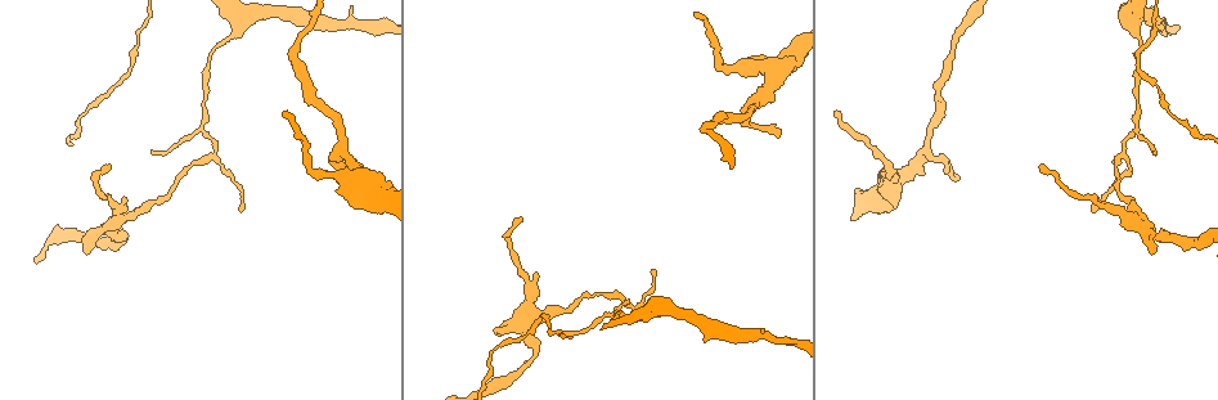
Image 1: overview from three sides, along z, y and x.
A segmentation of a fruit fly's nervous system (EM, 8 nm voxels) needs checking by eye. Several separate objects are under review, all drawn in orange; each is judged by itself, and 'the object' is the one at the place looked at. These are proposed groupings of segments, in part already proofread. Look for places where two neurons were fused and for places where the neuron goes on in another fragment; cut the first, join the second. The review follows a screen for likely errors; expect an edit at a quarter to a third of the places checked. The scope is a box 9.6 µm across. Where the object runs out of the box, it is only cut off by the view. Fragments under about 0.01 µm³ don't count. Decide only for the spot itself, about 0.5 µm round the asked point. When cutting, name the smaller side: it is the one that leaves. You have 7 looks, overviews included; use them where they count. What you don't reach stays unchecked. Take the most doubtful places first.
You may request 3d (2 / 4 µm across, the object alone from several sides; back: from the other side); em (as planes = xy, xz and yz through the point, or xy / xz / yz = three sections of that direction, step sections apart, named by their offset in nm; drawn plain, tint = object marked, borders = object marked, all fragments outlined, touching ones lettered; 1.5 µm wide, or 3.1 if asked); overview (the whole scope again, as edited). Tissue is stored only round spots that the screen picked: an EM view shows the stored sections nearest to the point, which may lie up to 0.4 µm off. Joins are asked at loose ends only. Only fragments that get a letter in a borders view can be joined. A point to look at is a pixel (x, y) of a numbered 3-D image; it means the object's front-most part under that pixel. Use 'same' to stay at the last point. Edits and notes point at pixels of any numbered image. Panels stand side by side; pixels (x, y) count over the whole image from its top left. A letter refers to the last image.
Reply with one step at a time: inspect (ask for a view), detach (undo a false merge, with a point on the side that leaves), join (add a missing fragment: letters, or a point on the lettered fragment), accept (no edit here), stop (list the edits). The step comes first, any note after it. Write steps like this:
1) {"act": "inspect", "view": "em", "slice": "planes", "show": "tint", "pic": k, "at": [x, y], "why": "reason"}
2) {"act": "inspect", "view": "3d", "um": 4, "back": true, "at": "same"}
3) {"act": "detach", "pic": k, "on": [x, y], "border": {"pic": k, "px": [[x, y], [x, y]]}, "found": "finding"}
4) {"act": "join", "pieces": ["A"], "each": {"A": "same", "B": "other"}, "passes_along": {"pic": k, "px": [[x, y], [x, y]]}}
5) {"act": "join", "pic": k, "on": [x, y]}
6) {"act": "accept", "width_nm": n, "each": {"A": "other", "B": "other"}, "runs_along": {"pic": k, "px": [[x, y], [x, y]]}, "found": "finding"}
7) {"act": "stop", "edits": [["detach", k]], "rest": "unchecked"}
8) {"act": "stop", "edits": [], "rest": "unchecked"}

{"act": "inspect", "view": "3d", "um": 4, "pic": 1, "at": [1152, 252], "why": "branch stops here"}

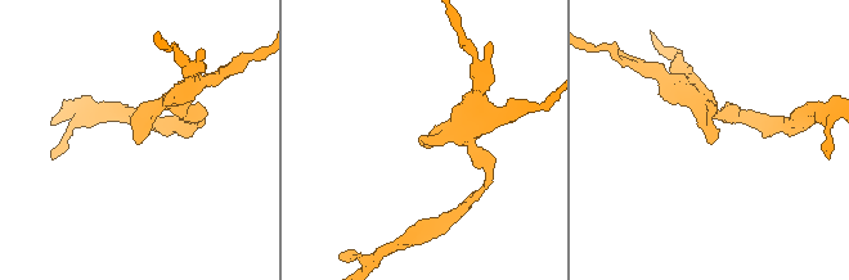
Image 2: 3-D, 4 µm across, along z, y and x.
{"act": "inspect", "view": "em", "slice": "planes", "show": "borders", "pic": 2, "at": [421, 141]}

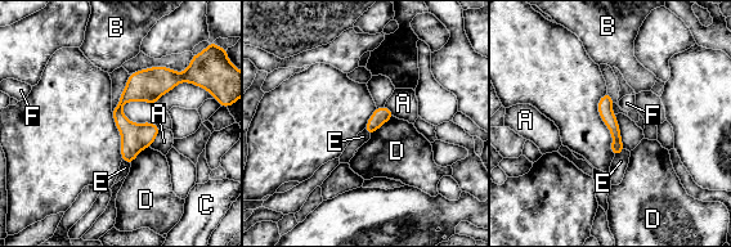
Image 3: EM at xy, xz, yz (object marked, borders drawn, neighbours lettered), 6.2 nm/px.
{"act": "accept", "each": {"A": "other", "B": "other", "C": "other", "D": "other", "E": "other", "F": "other"}, "found": "no lettered fragment goes on from it"}

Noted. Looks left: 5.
{"act": "inspect", "view": "em", "slice": "planes", "show": "borders", "pic": 1, "at": [780, 137], "why": "an open end"}

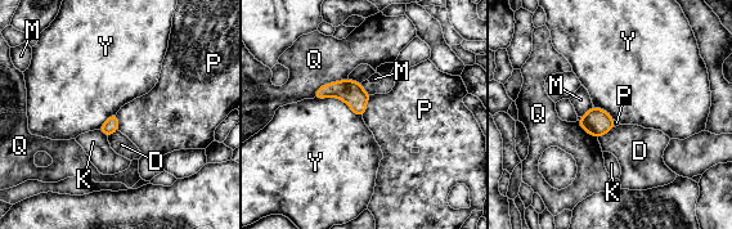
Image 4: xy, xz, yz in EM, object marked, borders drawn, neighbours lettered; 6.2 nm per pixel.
{"act": "accept", "width_nm": 90, "each": {"D": "other", "K": "other", "M": "other", "P": "other", "Q": "other", "Y": "other"}, "border": {"pic": 4, "px": [[371, 95], [363, 117]]}, "found": "no lettered fragment goes on from it"}

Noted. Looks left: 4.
{"act": "inspect", "view": "em", "slice": "planes", "show": "borders", "pic": 1, "at": [521, 222], "why": "long arm stops here"}

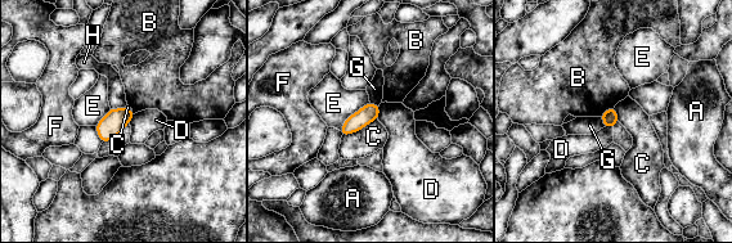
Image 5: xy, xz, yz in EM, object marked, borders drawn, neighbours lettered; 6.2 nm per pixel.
{"act": "accept", "longest_contact_nm": ["E", 260], "each": {"A": "other", "B": "other", "C": "other", "D": "other", "E": "other", "F": "other", "G": "other", "H": "other"}, "found": "no lettered fragment goes on from it"}

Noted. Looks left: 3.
{"act": "stop", "edits": [], "rest": "unchecked"}

